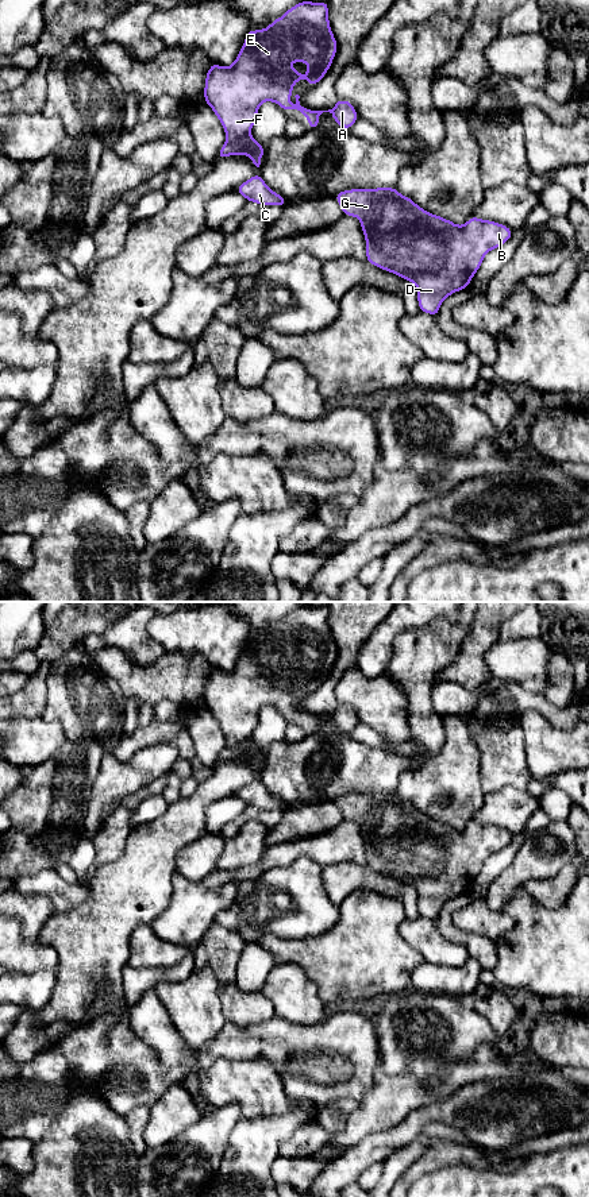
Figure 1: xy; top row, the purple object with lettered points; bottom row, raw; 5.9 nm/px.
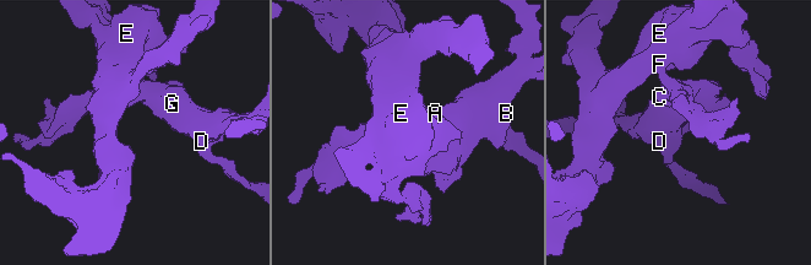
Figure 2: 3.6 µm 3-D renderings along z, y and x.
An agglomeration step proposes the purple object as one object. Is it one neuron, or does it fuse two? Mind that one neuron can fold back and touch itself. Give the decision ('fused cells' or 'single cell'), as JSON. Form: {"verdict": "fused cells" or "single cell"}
{"verdict": "fused cells"}

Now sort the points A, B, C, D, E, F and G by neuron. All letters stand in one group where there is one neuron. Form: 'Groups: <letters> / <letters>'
Groups: A E F / B C D G

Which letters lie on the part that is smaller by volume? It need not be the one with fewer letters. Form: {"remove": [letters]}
{"remove": ["B", "C", "D", "G"]}

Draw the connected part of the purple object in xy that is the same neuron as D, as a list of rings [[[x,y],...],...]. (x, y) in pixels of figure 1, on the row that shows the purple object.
[[[396,186],[349,189],[335,200],[344,216],[359,219],[366,262],[415,283],[420,312],[435,317],[449,296],[470,285],[485,255],[513,232],[476,216],[457,225],[424,211]]]

